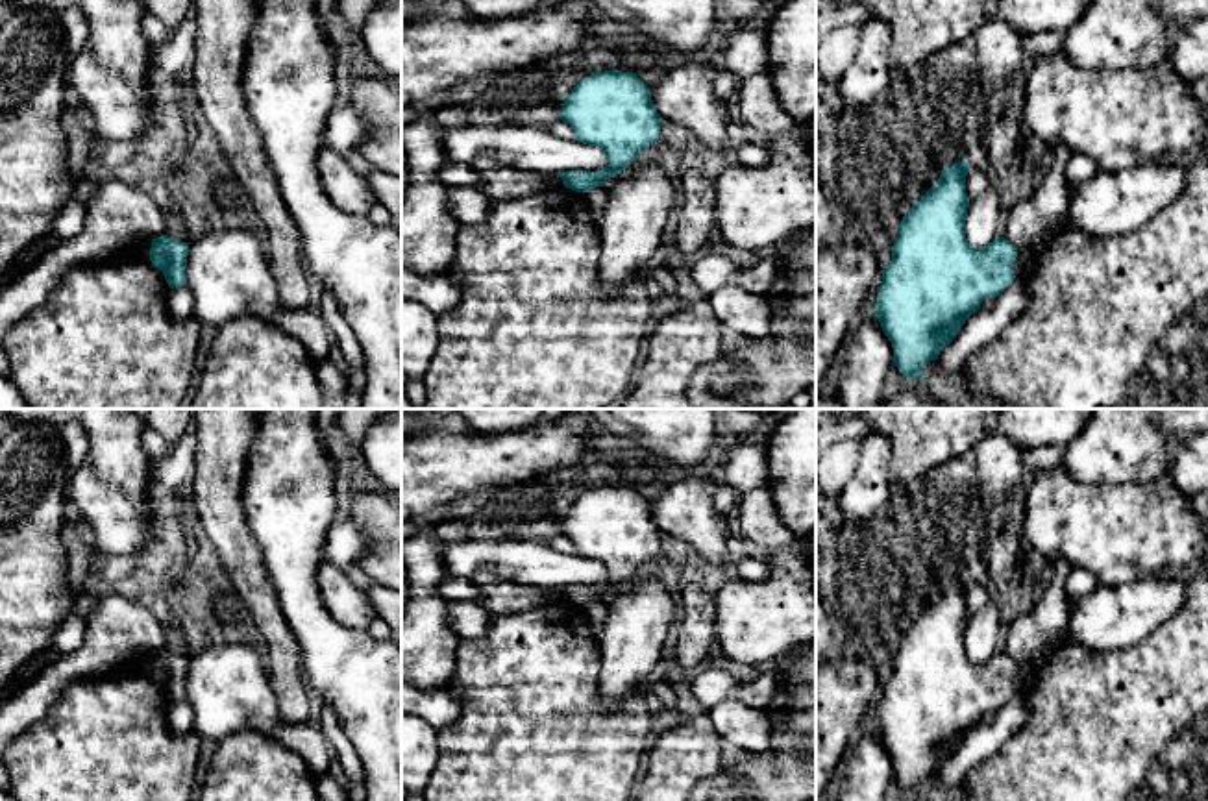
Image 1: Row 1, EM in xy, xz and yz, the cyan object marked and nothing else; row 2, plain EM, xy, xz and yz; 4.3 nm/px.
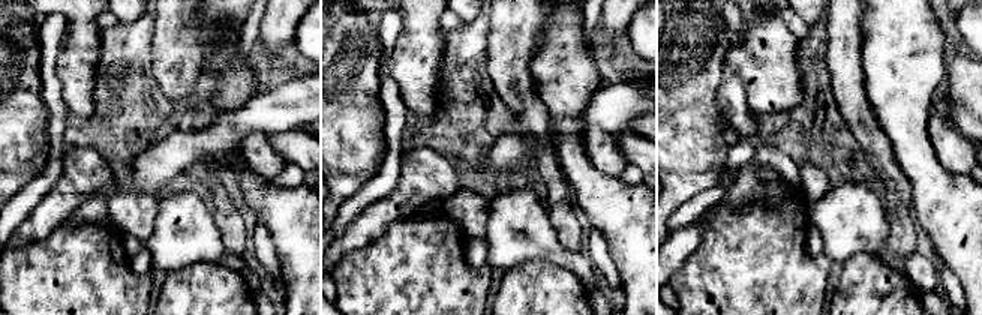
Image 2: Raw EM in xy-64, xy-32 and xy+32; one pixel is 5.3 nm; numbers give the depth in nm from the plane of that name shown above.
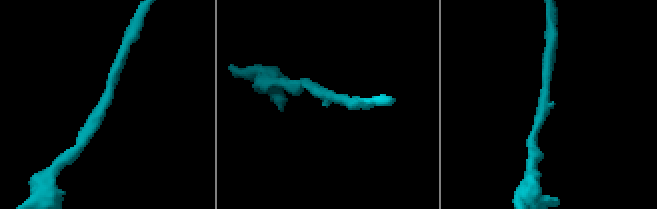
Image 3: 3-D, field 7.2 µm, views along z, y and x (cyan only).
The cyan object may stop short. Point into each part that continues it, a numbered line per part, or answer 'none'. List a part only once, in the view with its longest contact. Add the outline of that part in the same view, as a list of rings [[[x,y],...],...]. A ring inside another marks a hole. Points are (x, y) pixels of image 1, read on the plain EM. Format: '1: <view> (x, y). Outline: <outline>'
none

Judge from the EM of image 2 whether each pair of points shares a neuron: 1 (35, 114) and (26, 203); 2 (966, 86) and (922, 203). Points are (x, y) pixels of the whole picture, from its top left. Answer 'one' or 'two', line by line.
1: two
2: two

